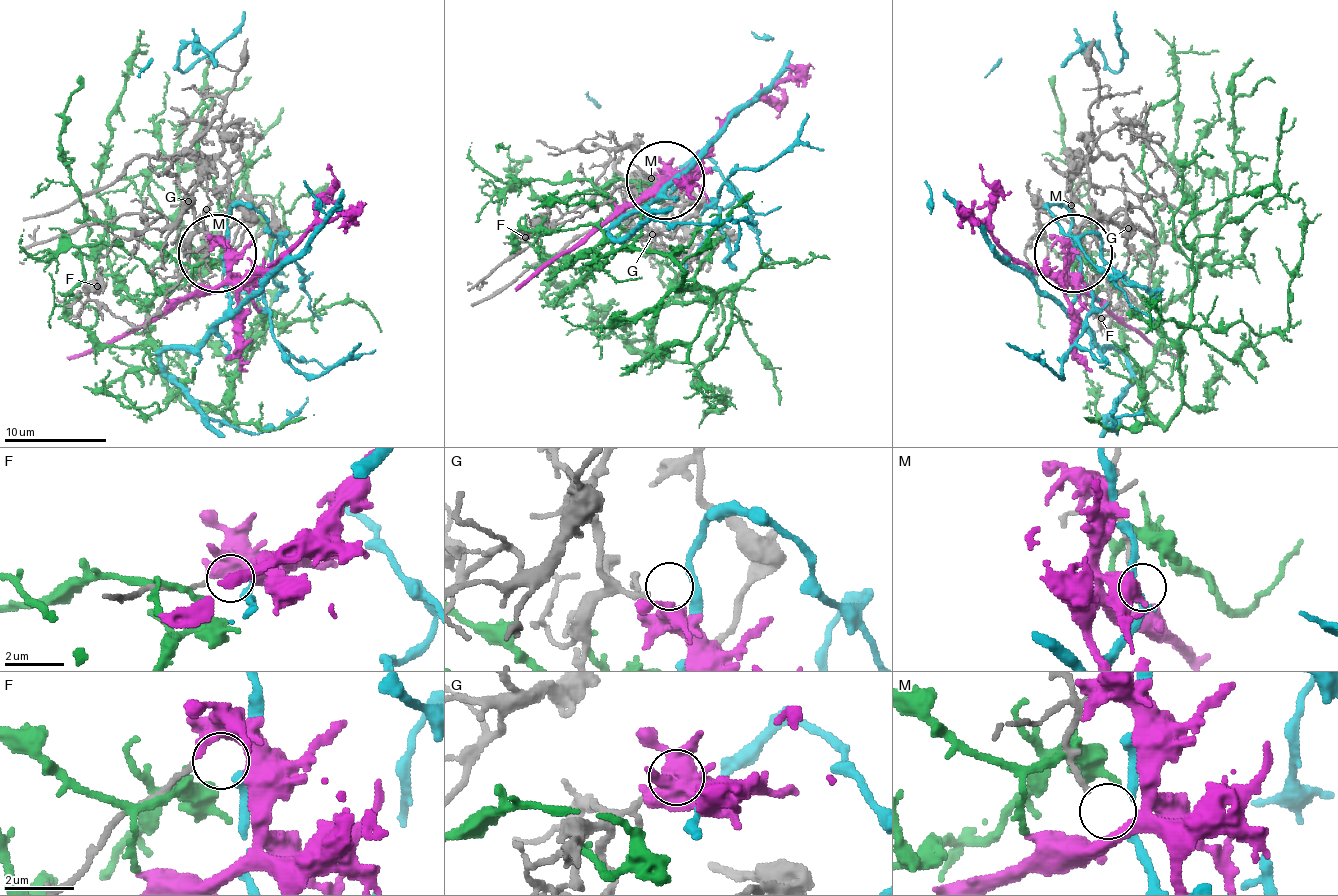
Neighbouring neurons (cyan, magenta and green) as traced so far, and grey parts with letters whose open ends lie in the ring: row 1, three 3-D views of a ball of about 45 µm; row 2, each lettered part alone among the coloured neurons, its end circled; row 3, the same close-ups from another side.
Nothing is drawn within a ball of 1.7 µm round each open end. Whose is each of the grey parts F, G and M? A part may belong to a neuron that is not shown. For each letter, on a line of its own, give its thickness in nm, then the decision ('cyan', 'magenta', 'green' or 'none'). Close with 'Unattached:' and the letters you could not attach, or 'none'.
F: calibre 130 nm; none
G: calibre 140 nm; none
M: calibre 150 nm; none
Unattached: F, G, M

